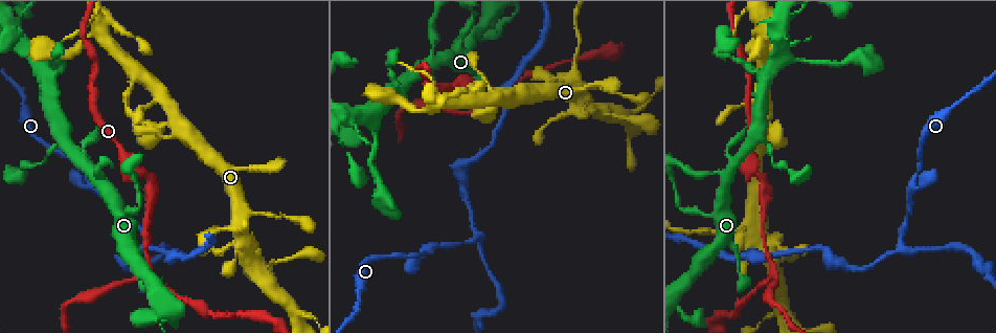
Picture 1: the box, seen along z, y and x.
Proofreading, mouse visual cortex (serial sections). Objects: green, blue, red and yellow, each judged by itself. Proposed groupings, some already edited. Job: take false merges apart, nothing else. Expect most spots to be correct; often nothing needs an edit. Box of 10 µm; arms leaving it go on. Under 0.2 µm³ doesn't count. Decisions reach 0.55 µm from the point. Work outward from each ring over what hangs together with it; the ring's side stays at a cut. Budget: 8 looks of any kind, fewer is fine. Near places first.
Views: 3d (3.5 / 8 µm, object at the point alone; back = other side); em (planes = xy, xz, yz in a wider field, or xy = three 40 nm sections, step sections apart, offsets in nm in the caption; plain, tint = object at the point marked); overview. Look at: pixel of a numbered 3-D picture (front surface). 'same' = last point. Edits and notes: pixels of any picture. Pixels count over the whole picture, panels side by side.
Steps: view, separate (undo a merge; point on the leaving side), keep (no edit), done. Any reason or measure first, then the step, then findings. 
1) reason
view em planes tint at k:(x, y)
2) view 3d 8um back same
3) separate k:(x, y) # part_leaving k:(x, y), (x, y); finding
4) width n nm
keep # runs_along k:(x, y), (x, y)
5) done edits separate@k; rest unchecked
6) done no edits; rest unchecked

branch point
view 3d 3.5um at 1:(900, 250)

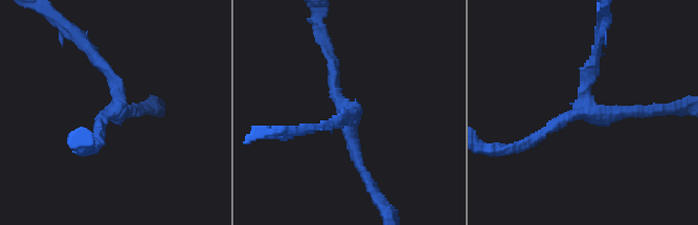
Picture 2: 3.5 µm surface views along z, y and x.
need the tissue
view em planes tint at 2:(355, 111)

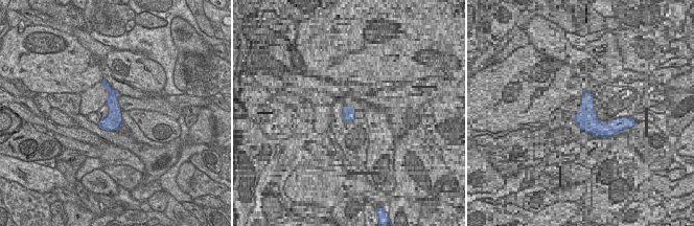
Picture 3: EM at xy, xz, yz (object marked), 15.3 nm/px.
arms 3; arm_widths 150, 150, 200 nm
keep # runs_along 2:(598, 47), (582, 111), (534, 137); continuous, no second cell

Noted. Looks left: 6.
view 3d 8um at 1:(751, 227)

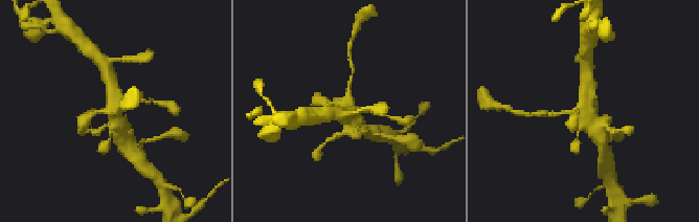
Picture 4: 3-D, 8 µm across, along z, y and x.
shape alone is not enough
view em xy step 1 tint same

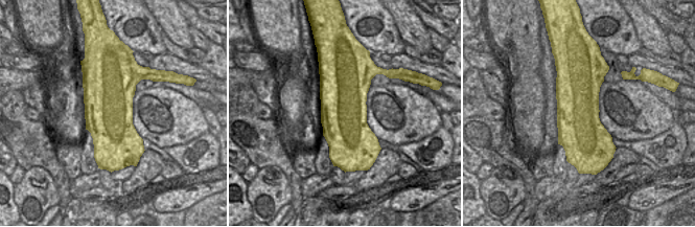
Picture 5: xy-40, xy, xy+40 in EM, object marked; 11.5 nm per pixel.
keep # runs_along 4:(587, 82), (583, 116), (599, 136); one cell here

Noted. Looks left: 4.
abrupt turn
view 3d 3.5um at 1:(771, 272)

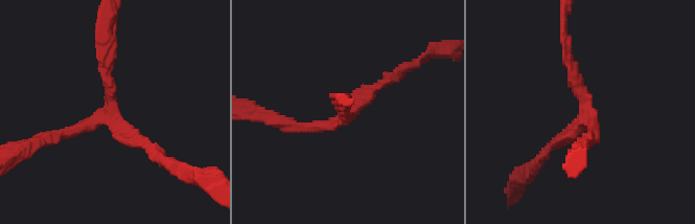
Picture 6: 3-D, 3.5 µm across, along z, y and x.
arms 3; arm_widths 150, 150, 200 nm; shape alone is not enough
view em xy step 3 tint at 6:(111, 113)

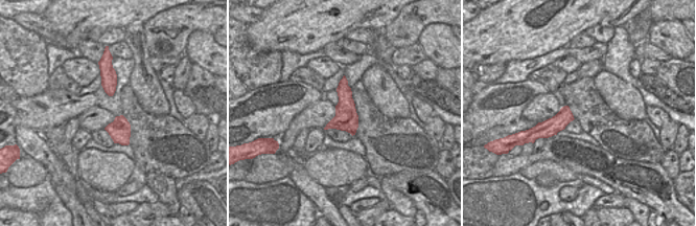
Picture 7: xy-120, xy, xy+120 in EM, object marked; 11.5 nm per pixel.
view em xy step 5 tint same

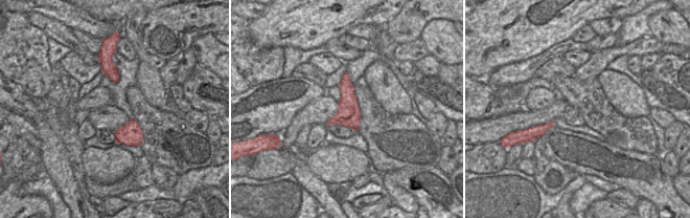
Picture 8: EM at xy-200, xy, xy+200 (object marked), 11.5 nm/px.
keep # runs_along 6:(103, 47), (110, 117), (155, 153); continuous, no second cell

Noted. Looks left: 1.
done no edits; rest unchecked

